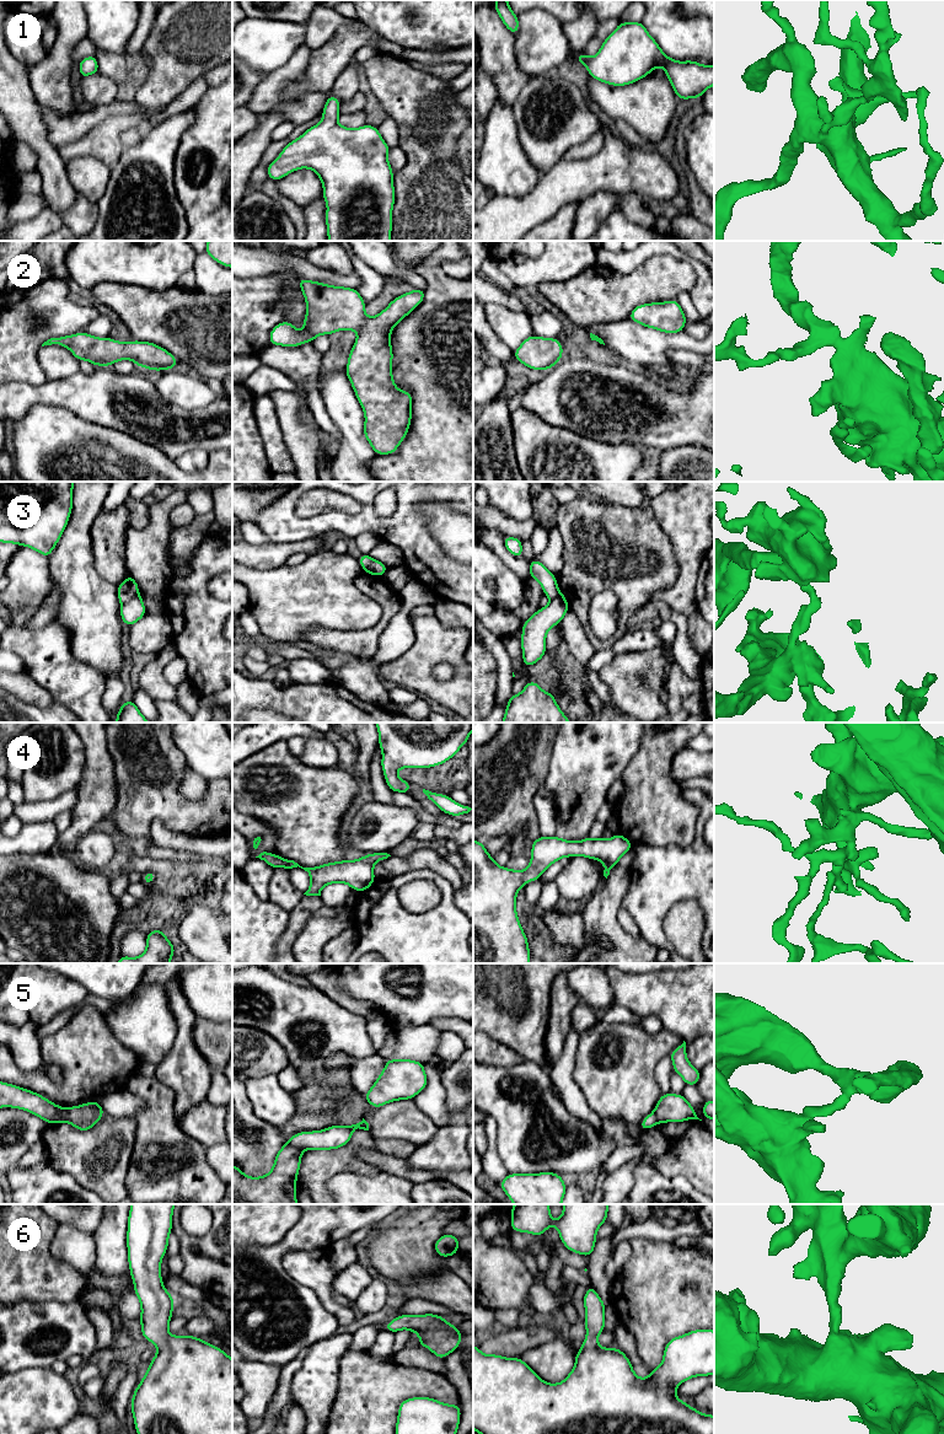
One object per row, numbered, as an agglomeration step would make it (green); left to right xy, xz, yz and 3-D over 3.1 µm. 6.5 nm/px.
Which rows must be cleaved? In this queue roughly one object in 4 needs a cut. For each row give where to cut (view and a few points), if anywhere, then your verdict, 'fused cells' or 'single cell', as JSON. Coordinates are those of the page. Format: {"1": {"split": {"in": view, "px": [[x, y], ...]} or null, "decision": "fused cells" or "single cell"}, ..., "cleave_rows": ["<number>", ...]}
{"1": {"split": null, "decision": "single cell"}, "2": {"split": null, "decision": "single cell"}, "3": {"split": {"in": "xy", "px": [[138, 594], [122, 605]]}, "decision": "fused cells"}, "4": {"split": null, "decision": "single cell"}, "5": {"split": {"in": "xz", "px": [[288, 1142], [302, 1149]]}, "decision": "fused cells"}, "6": {"split": null, "decision": "single cell"}, "cleave_rows": ["3", "5"]}

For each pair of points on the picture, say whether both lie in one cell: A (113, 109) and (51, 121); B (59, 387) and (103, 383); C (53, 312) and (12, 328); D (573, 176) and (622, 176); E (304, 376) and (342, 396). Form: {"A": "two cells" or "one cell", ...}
{"A": "one cell", "B": "one cell", "C": "one cell", "D": "one cell", "E": "two cells"}

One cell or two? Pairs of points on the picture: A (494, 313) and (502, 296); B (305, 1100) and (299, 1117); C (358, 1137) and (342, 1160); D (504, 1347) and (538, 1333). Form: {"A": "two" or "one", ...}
{"A": "two", "B": "two", "C": "one", "D": "one"}

